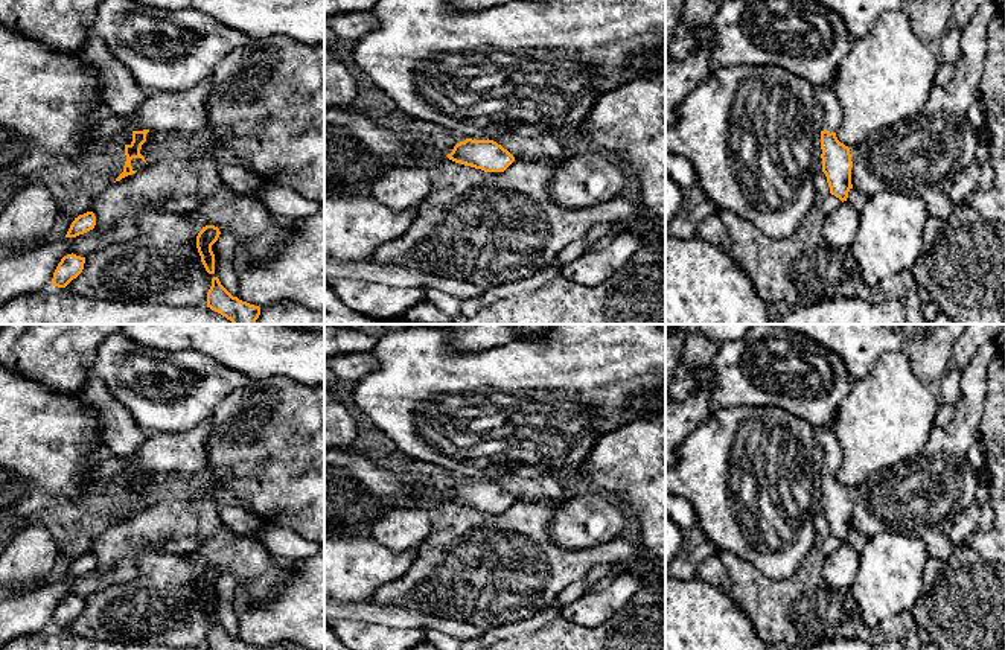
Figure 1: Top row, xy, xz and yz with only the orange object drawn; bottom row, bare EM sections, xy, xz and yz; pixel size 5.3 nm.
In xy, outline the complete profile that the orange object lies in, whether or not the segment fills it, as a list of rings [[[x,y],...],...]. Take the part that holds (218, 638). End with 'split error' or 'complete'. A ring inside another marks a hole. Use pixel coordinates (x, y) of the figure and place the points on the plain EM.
[[[218,618],[212,620],[212,627],[207,633],[207,648],[210,650],[260,650],[259,647],[233,638],[219,623]]]; complete

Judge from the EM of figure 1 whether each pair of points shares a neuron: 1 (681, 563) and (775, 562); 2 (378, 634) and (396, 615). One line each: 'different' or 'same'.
1: different
2: different

